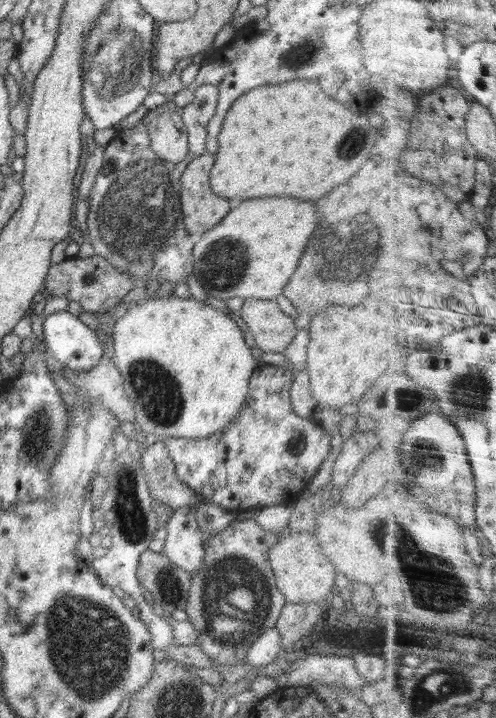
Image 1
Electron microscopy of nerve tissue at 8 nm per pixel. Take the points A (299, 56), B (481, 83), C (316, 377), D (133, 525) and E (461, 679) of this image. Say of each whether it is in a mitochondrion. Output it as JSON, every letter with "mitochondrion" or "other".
{"A":"mitochondrion","B":"other","C":"other","D":"mitochondrion","E":"mitochondrion"}

